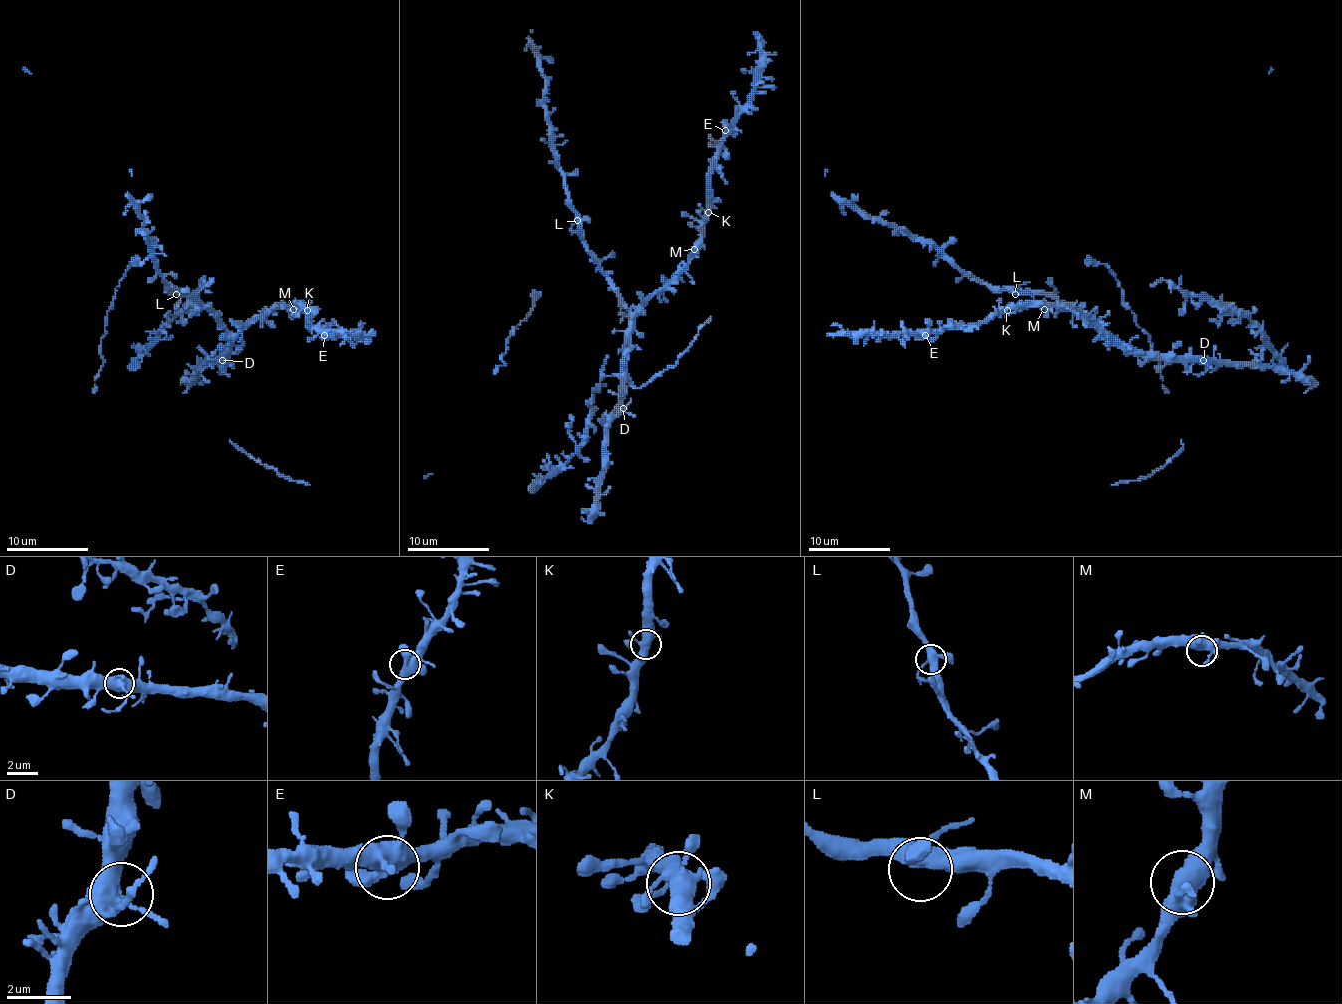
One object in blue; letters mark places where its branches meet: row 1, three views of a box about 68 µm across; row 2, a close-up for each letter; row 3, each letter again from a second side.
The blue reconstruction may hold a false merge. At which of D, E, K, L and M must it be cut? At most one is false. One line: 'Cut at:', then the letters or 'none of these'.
Cut at: none of these

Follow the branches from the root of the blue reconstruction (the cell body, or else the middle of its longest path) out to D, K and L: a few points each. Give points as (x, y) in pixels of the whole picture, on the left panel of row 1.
D: (209, 311), (230, 333), (230, 346), (222, 360)
K: (209, 311), (232, 333), (240, 333), (277, 307), (303, 307), (307, 311)
L: (209, 311), (193, 296), (176, 294)

